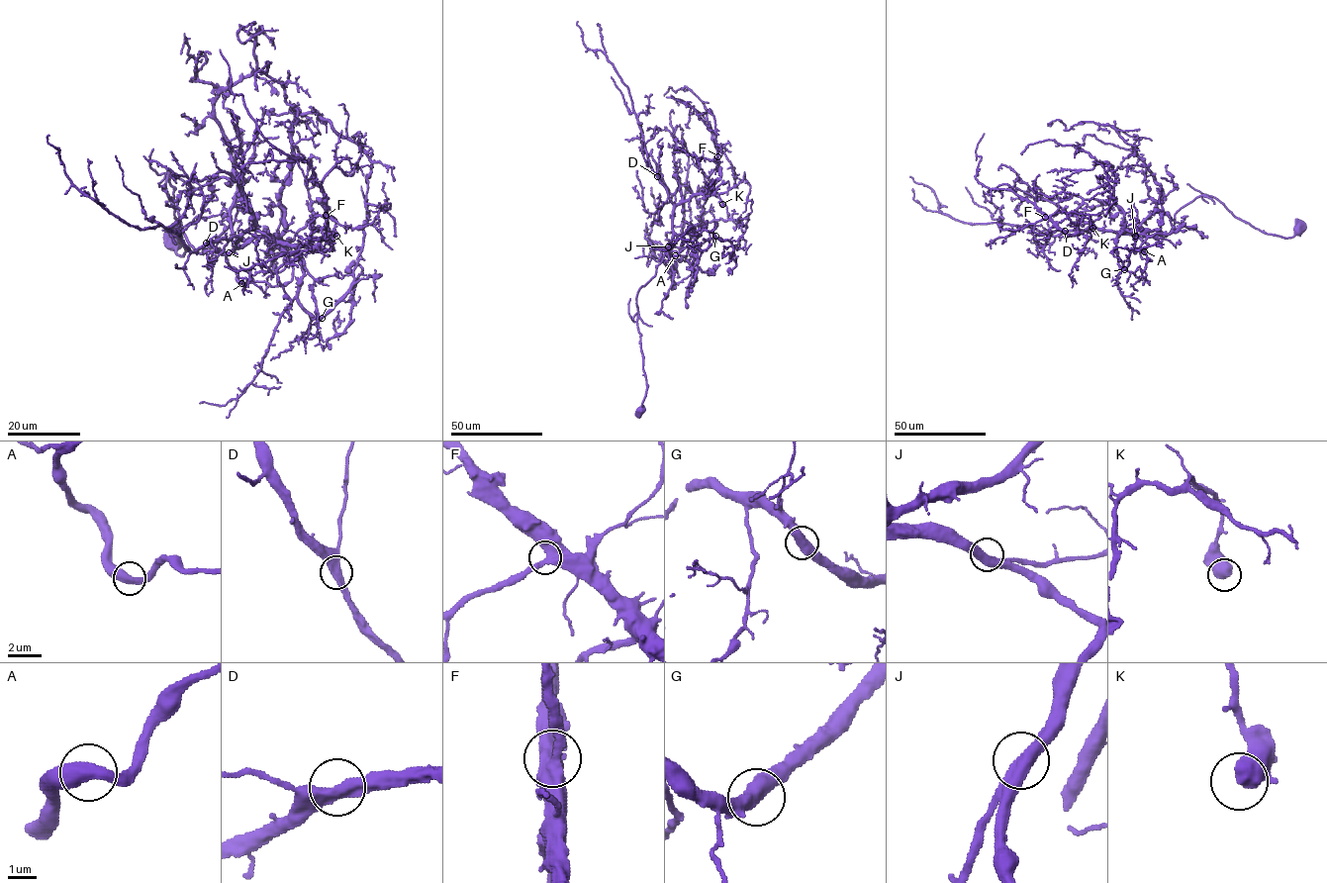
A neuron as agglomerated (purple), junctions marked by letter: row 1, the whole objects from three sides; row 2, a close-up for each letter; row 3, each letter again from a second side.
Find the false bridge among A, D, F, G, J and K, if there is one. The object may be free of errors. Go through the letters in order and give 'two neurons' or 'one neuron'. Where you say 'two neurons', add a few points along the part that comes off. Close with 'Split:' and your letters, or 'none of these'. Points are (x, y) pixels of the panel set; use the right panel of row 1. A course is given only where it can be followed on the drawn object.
A: one neuron
D: one neuron
F: one neuron
G: one neuron
J: one neuron
K: one neuron
Split: none of these

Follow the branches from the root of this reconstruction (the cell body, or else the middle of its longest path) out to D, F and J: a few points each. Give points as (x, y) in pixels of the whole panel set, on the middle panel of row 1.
D: (639, 410), (646, 384), (637, 324), (636, 295), (655, 275), (673, 234), (673, 204), (657, 176)
F: (639, 410), (646, 384), (637, 293), (655, 275), (670, 243), (673, 209), (705, 192), (719, 178), (717, 156)
J: (639, 410), (646, 384), (637, 324), (636, 295), (655, 275), (656, 266), (668, 246)

